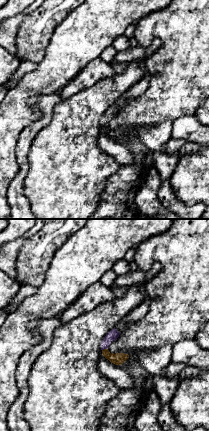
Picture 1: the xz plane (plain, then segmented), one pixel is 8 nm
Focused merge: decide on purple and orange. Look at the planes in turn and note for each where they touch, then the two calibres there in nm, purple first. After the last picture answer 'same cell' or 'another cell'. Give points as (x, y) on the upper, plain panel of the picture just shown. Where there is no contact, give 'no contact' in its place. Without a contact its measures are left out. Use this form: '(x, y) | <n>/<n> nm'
(104, 124) | 90/100 nm

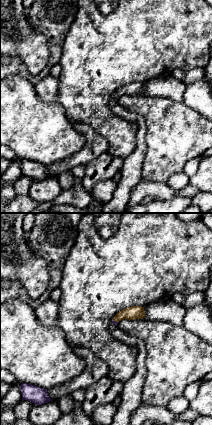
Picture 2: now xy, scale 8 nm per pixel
(114, 97) | 20/110 nm

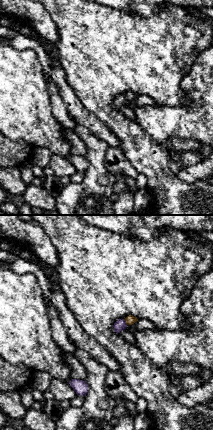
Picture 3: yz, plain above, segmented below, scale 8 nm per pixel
(125, 98) | 90/70 nm

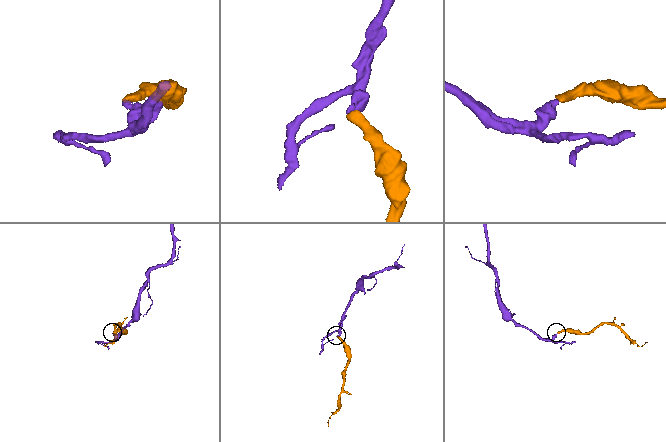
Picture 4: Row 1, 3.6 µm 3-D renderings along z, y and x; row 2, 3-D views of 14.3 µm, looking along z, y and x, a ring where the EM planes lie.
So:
same cell

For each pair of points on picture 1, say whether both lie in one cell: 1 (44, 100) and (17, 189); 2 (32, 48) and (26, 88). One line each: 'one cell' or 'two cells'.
1: one cell
2: two cells

